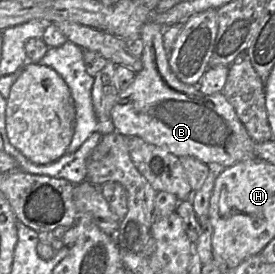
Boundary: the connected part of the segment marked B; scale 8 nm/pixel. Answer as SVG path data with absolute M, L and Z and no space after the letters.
M147 23L141 29L140 38L143 42L143 53L140 58L143 67L135 74L129 87L117 95L116 103L111 110L115 131L126 137L139 137L177 157L194 157L206 165L218 163L227 168L236 163L256 158L256 142L250 137L223 93L204 95L197 87L182 83L172 72L163 45L164 29L166 28L157 23Z

